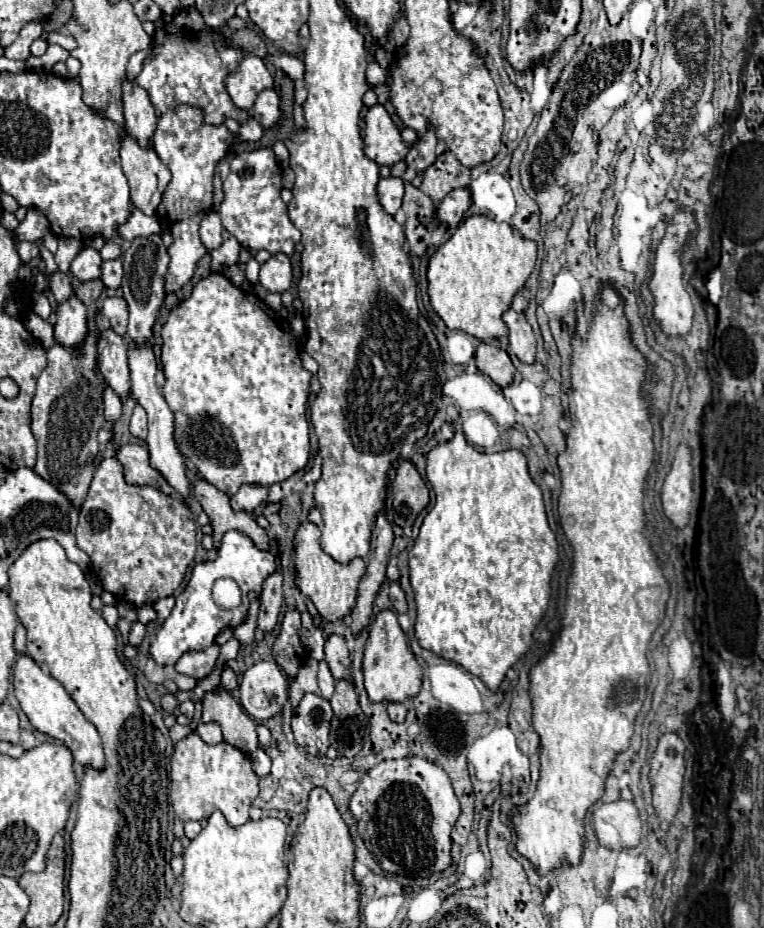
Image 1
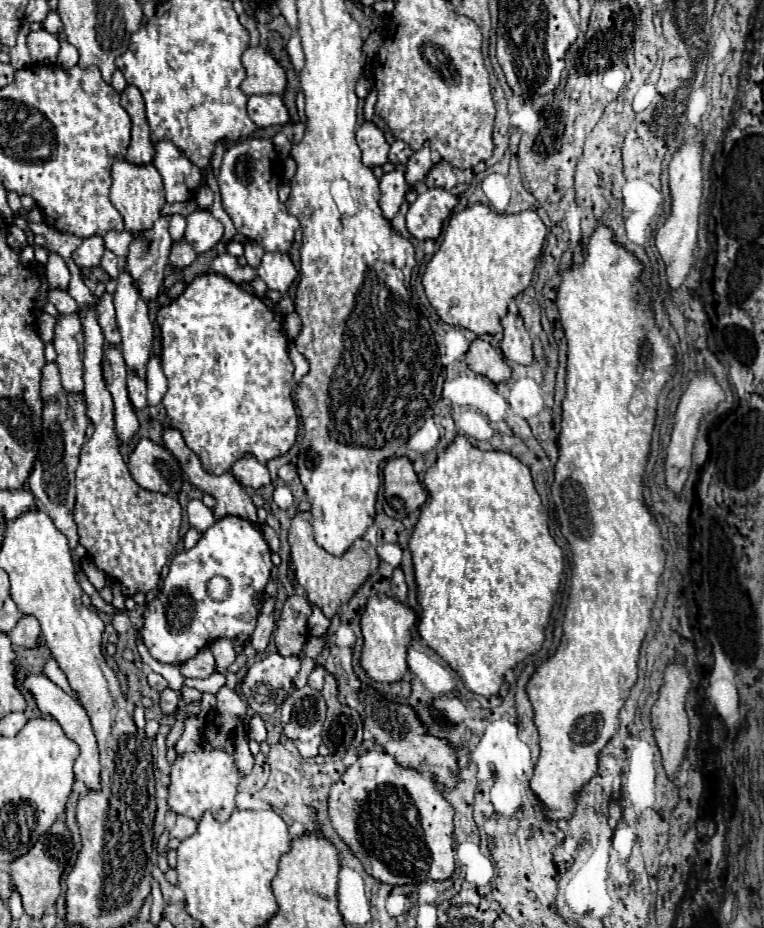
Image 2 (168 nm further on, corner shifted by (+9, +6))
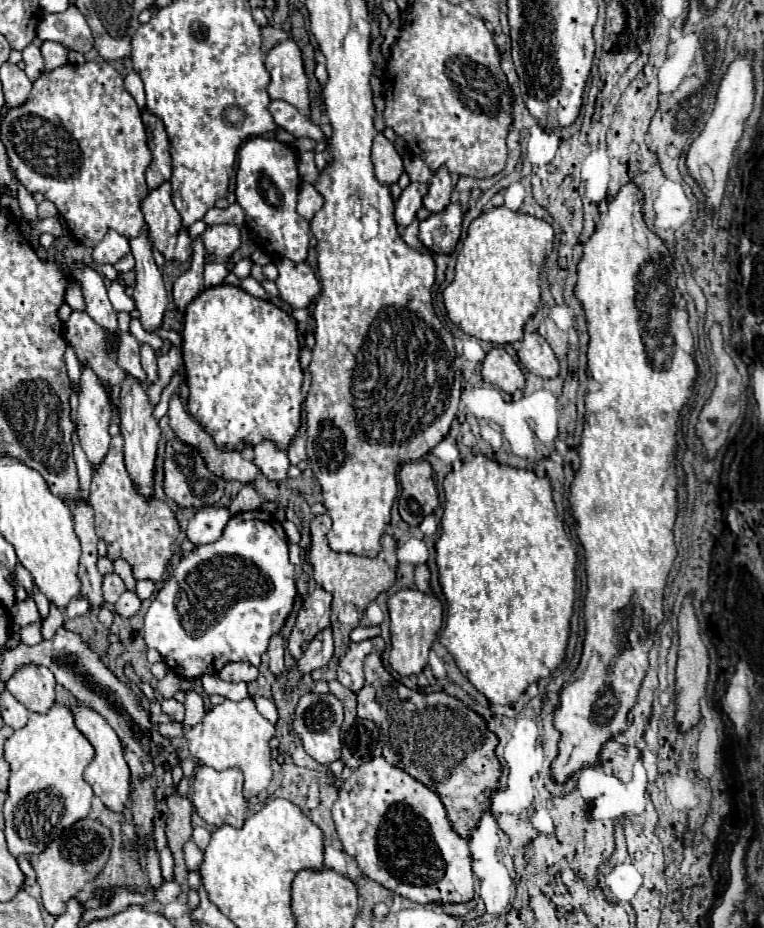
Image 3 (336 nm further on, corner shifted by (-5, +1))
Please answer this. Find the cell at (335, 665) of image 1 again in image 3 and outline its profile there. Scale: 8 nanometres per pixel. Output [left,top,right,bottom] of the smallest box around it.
[356,651,500,837]

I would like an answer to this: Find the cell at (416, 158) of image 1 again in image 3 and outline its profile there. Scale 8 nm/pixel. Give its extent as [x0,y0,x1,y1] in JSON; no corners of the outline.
[424,165,452,213]

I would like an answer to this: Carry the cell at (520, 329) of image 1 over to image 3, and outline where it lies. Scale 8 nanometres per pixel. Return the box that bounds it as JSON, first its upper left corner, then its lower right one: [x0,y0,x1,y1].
[518,333,558,377]

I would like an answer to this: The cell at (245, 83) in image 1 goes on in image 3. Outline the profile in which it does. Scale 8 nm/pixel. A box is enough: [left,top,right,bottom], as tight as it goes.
[264,39,310,115]

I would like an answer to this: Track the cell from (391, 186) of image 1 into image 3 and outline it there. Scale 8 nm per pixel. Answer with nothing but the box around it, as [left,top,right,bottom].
[394,183,428,227]

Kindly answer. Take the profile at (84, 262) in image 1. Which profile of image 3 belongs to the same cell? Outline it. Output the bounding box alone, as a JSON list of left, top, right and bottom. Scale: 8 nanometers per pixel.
[92,229,130,265]

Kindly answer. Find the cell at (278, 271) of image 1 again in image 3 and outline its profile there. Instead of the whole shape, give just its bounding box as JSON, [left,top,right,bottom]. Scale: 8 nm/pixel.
[278,259,320,309]

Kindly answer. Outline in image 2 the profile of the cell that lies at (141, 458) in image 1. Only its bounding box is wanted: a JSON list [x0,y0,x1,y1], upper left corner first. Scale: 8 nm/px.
[130,438,184,494]

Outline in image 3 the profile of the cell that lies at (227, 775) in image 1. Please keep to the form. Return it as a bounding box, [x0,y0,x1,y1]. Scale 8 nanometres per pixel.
[192,765,248,829]

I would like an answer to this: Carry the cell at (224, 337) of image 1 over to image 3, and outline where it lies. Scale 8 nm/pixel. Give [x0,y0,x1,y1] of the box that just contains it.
[182,285,302,451]

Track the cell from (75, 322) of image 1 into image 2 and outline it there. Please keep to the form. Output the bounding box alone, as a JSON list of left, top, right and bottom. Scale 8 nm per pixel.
[54,314,84,394]

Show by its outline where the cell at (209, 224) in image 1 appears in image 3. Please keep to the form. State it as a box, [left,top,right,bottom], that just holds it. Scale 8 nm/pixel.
[202,225,240,259]

